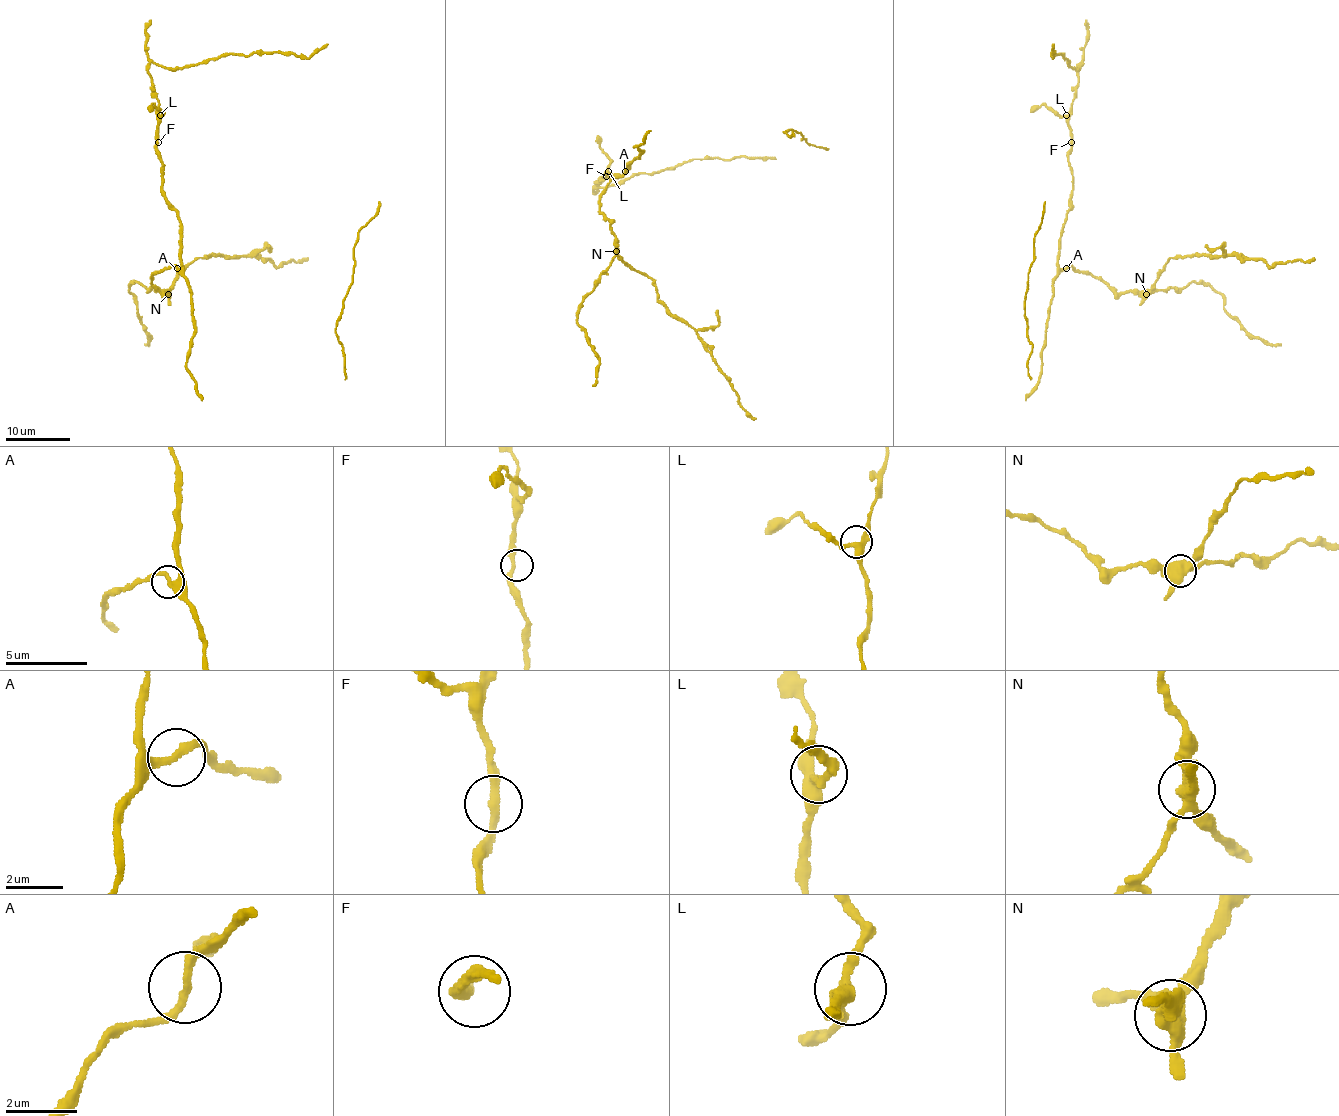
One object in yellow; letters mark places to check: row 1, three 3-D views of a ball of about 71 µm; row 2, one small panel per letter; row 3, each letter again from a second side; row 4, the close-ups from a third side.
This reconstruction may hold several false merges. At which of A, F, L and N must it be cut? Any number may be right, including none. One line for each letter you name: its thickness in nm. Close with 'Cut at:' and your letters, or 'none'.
A: calibre 240 nm
N: calibre 480 nm
Cut at: A, N

